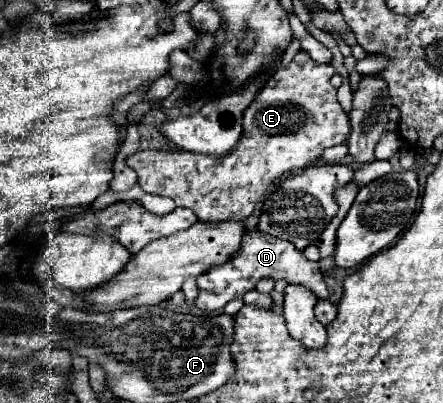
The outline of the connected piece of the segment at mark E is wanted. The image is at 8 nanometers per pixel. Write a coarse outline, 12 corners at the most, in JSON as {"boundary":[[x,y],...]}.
{"boundary":[[300,49],[224,157],[136,151],[138,185],[244,221],[348,139],[332,65]]}

